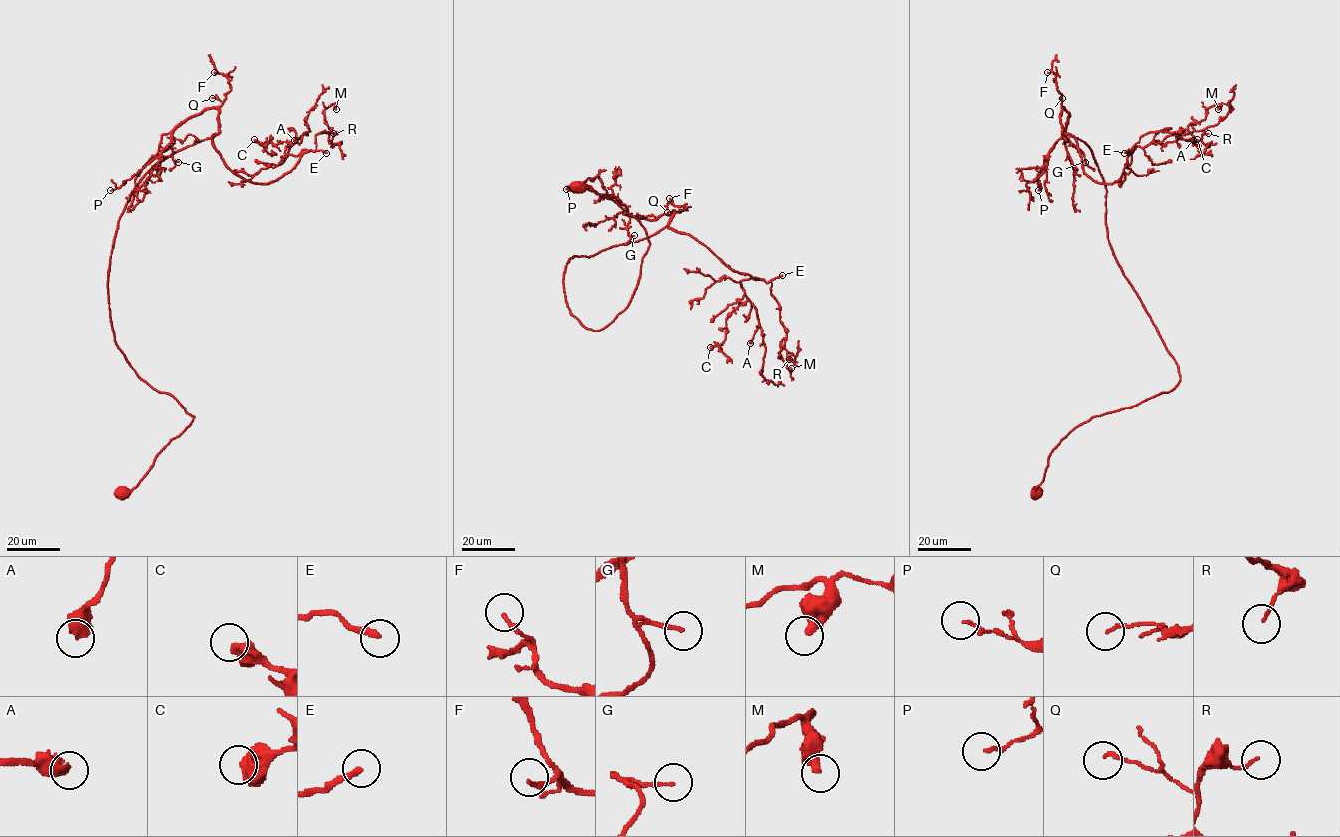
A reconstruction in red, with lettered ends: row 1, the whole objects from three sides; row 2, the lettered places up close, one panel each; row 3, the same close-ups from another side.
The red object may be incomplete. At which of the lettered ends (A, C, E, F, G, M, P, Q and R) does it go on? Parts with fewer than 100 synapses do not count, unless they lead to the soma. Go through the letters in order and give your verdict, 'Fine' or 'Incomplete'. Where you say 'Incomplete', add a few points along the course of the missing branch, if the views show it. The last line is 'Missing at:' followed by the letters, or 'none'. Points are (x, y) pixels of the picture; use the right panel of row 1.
A: Fine
C: Fine
E: Incomplete. Course of what is missing: (1124, 153), (1139, 147), (1160, 153), (1169, 141), (1189, 138), (1195, 132), (1206, 136), (1217, 129), (1223, 136)
F: Fine
G: Fine
M: Fine
P: Fine
Q: Fine
R: Fine
Missing at: E

